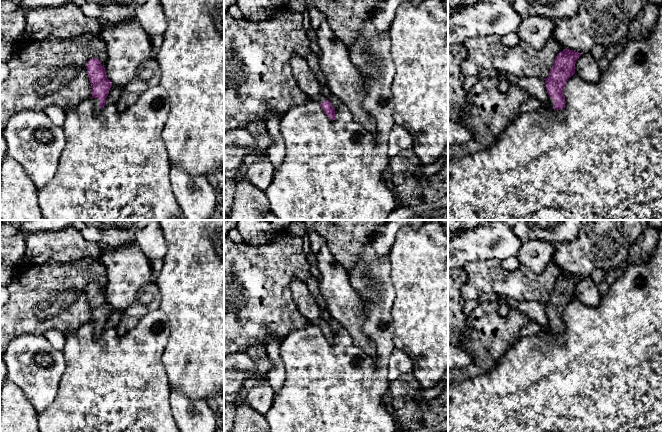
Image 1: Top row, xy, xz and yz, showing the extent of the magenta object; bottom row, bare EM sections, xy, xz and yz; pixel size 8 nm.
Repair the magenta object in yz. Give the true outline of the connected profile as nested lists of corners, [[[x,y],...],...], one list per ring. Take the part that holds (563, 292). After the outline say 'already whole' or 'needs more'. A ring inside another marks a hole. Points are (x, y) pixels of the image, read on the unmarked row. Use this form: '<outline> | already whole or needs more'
[[[563,273],[558,277],[550,293],[549,300],[544,303],[549,323],[542,327],[542,332],[553,336],[565,331],[564,312],[568,303],[575,298],[575,287],[581,277]]] | needs more

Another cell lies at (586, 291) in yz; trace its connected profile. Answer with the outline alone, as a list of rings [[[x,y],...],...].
[[[591,277],[581,278],[575,287],[575,298],[585,305],[597,306],[600,303],[601,295],[598,285]]]

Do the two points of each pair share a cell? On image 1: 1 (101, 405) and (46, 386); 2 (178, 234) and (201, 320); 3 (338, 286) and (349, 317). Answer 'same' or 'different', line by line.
1: different
2: same
3: same

